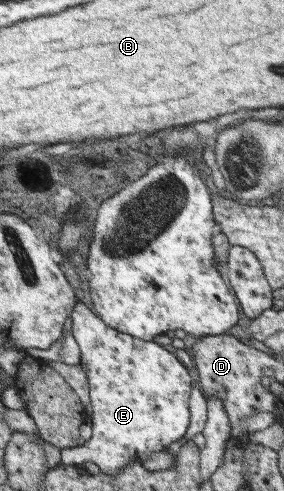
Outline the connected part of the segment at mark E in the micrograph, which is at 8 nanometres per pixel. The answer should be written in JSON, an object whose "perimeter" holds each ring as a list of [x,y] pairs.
{"perimeter":[[[79,302],[72,317],[77,352],[89,387],[91,438],[75,449],[62,449],[62,463],[82,466],[90,461],[103,474],[127,467],[149,453],[165,451],[188,427],[190,375],[178,359],[158,347],[107,326],[86,304]]]}

